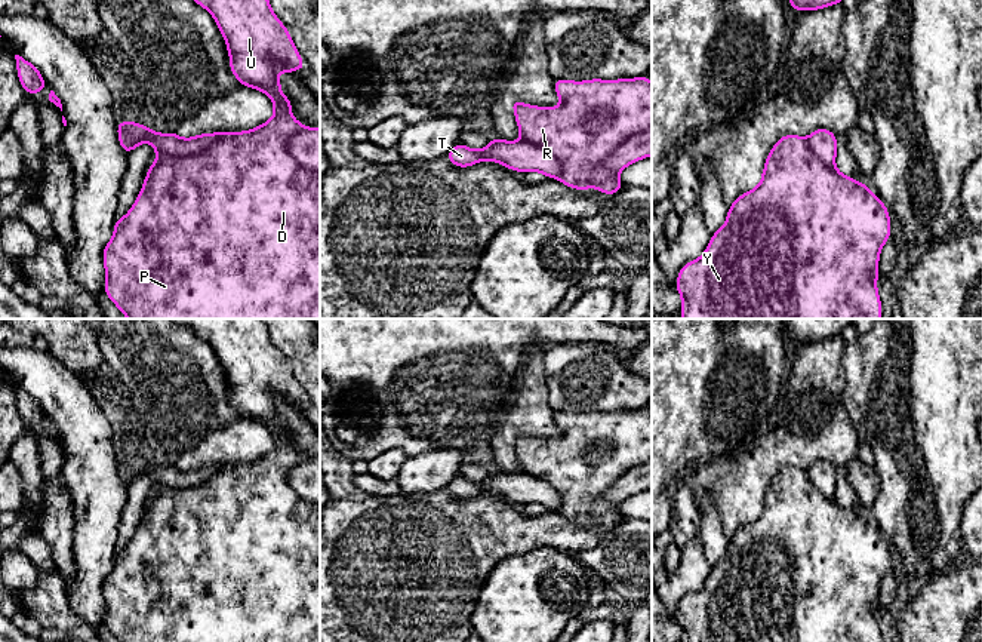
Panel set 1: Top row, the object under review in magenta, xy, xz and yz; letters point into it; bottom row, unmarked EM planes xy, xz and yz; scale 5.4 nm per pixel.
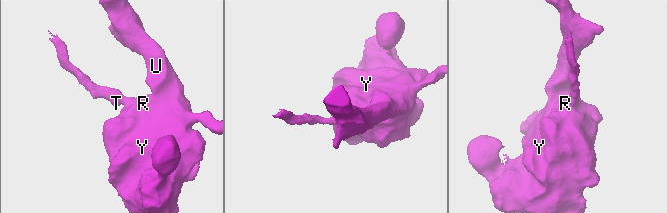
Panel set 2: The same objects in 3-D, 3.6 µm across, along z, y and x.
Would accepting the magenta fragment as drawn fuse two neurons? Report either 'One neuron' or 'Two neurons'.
Two neurons

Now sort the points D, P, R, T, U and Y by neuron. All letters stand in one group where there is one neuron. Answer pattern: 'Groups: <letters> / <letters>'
Groups: D P R U Y / T

